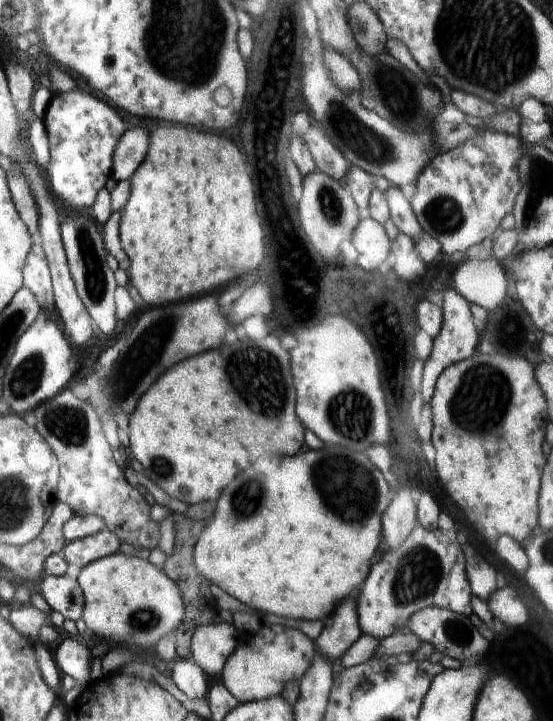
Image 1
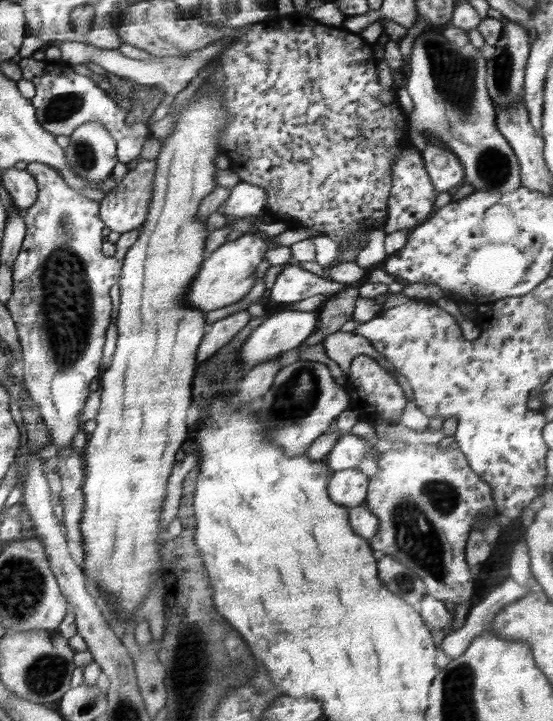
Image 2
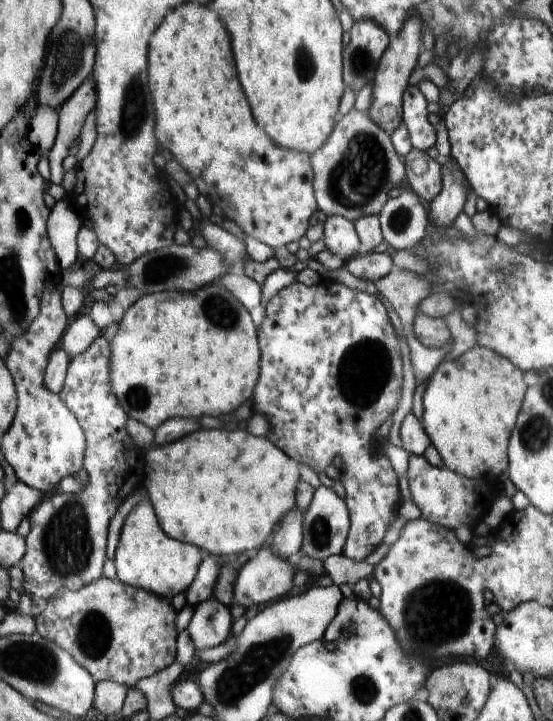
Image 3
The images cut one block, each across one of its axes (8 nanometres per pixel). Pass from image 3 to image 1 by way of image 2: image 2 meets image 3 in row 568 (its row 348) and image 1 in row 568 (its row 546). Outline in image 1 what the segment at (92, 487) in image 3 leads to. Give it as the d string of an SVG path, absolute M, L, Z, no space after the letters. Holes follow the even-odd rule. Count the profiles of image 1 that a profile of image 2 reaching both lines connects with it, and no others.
M107 528L78 540L67 541L63 548L64 558L68 563L66 576L77 580L79 572L84 567L95 560L117 553L120 545L119 537Z

